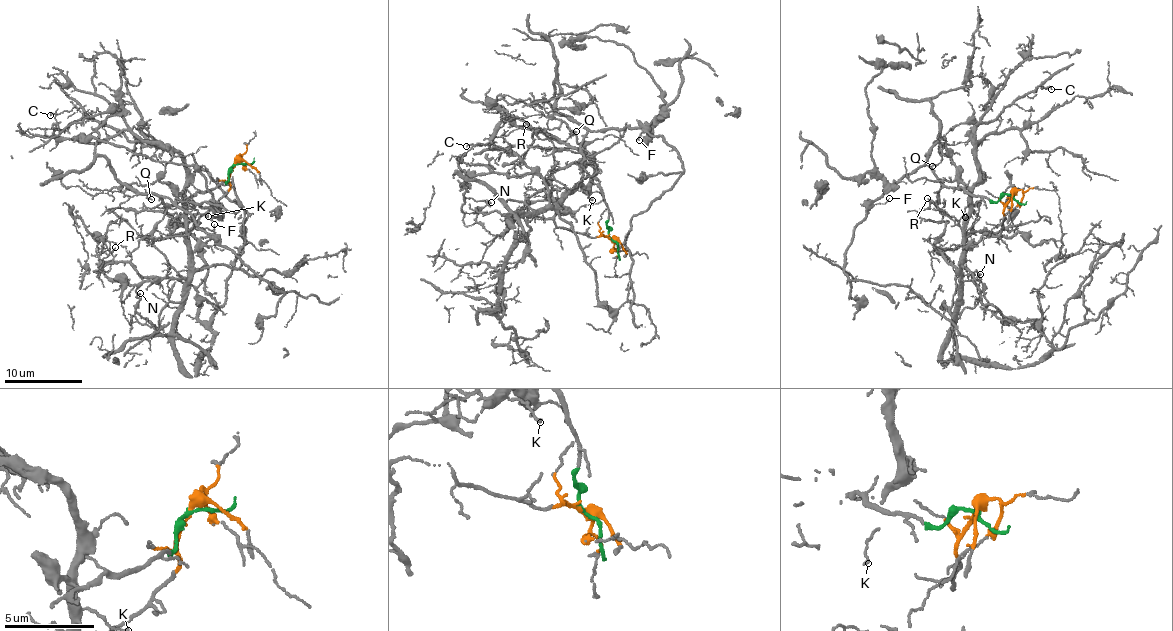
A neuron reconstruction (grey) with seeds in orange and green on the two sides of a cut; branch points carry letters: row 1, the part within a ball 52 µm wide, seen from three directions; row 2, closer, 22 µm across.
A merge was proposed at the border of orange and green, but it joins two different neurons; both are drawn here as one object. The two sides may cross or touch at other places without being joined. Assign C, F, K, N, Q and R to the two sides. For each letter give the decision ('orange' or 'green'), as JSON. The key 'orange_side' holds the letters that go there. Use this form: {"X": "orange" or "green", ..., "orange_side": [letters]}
{"C": "orange", "F": "green", "K": "orange", "N": "orange", "Q": "orange", "R": "orange", "orange_side": ["C", "K", "N", "Q", "R"]}

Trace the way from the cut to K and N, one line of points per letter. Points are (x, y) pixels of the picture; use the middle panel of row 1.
K: (611, 238), (572, 233), (554, 222), (557, 212), (565, 213), (561, 198), (575, 190), (585, 192), (592, 200)
N: (611, 238), (557, 227), (554, 215), (565, 213), (559, 206), (531, 217), (476, 209), (491, 203)

